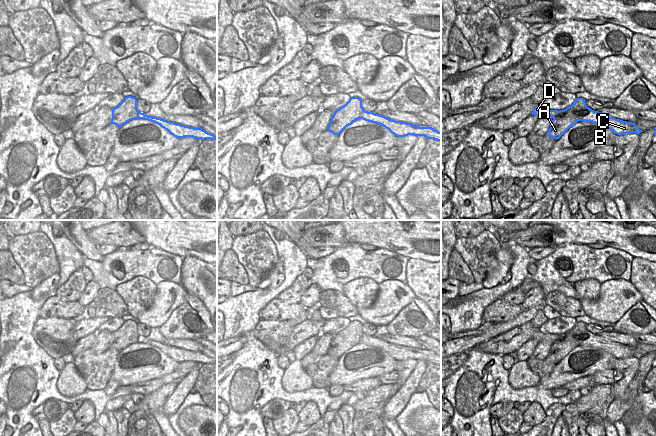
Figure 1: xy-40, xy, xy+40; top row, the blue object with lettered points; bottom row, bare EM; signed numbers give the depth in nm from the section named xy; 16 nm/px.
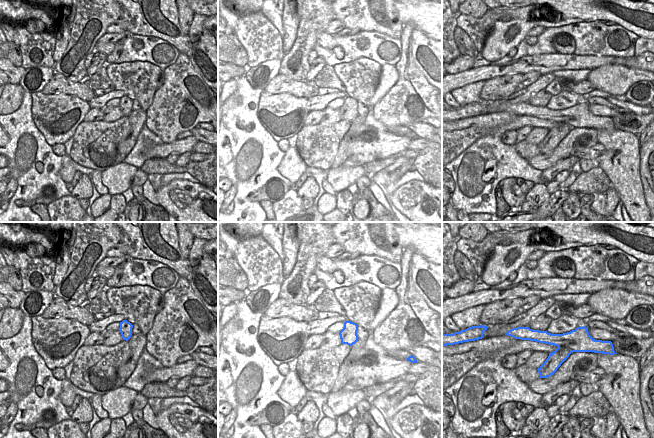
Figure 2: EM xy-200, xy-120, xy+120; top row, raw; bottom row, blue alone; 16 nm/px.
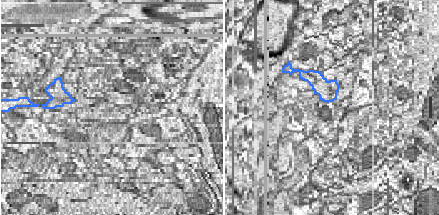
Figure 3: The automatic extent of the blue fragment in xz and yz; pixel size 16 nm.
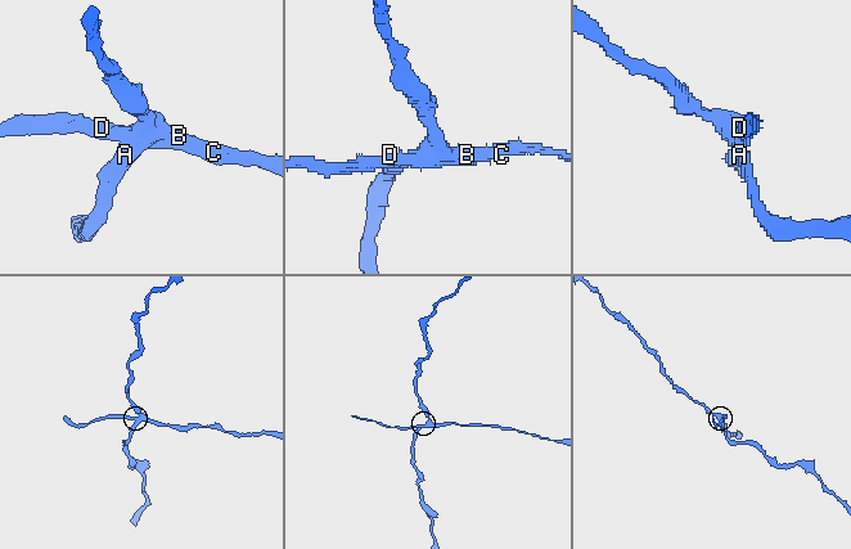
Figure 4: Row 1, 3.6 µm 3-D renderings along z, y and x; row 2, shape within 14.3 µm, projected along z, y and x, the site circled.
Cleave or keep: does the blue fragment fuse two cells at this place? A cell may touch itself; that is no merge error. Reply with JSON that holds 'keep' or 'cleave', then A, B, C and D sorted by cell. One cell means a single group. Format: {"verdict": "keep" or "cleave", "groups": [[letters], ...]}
{"verdict": "cleave", "groups": [["A"], ["B", "C", "D"]]}

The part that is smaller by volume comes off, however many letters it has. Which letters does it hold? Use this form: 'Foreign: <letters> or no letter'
Foreign: B, C, D

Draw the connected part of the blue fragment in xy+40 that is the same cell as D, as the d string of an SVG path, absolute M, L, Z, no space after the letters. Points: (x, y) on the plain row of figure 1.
M538 329L534 331L532 339L536 339L539 342L543 339L550 340L553 343L555 343L556 341L560 341L561 343L564 343L566 345L576 344L577 342L581 344L581 342L584 341L587 344L587 346L602 349L610 353L617 359L625 359L630 357L635 357L639 359L641 356L643 356L642 354L636 351L635 347L616 343L607 340L599 335L594 335L592 333L590 335L577 335L576 337L574 337L572 335L572 332L570 332L568 335L558 335L550 334L543 331L542 329Z

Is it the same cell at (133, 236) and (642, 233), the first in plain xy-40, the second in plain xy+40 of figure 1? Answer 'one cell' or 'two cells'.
two cells

